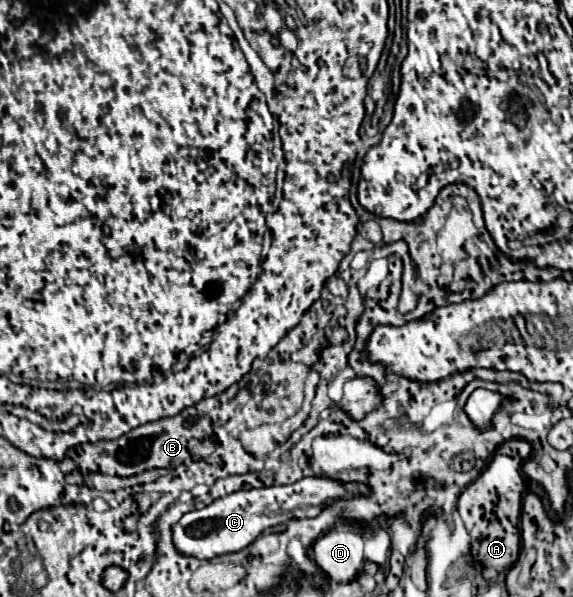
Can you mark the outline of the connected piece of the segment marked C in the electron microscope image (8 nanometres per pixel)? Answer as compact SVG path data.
M302 478L288 486L238 490L214 500L202 510L192 510L184 514L174 526L172 536L176 548L182 554L210 560L214 556L246 548L258 538L258 534L262 534L262 530L270 526L278 526L294 518L314 518L336 500L352 500L358 496L370 496L370 488L360 482L340 482L332 478Z

